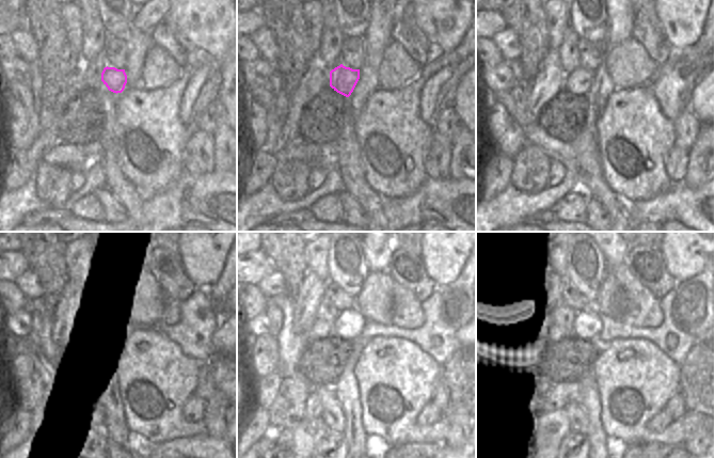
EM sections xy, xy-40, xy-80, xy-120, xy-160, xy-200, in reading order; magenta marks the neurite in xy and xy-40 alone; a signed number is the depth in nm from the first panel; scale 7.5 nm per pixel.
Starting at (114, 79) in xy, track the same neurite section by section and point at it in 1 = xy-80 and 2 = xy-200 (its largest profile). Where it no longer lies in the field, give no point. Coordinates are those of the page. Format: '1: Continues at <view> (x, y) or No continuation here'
1: Continues at xy-80 (580, 81)
2: Continues at xy-200 (555, 331)

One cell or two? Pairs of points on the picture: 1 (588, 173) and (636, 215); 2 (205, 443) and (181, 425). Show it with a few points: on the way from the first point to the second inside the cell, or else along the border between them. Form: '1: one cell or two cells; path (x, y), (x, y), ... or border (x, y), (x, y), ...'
1: two cells; border (625, 204), (624, 210), (629, 220)
2: two cells; border (205, 431), (199, 435), (173, 438), (170, 441)

